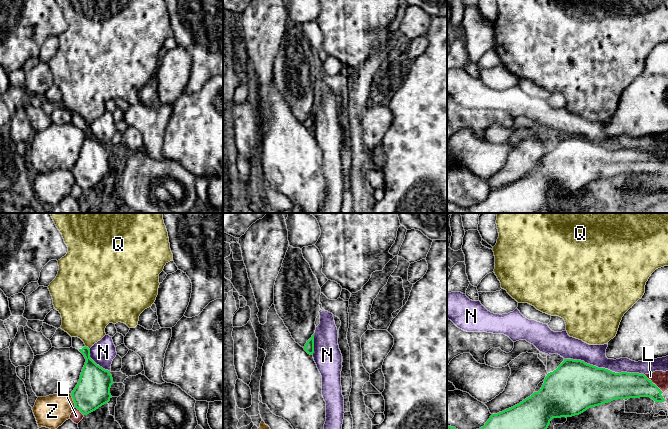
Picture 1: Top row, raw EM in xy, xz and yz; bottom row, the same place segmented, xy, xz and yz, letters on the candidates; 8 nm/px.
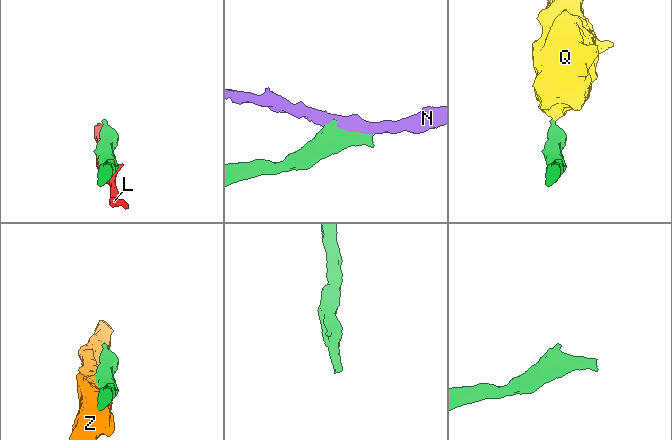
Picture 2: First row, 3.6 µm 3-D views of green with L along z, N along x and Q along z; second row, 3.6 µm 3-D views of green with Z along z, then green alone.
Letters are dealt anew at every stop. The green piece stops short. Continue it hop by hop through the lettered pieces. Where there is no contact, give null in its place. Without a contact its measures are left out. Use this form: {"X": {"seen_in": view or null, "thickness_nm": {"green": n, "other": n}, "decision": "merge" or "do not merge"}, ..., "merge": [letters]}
{"L": {"seen_in": "yz", "thickness_nm": {"green": 220, "other": 120}, "decision": "do not merge"}, "N": {"seen_in": "yz", "thickness_nm": {"green": 380, "other": 170}, "decision": "do not merge"}, "Q": {"seen_in": "xy", "thickness_nm": {"green": 200, "other": 360}, "decision": "do not merge"}, "Z": {"seen_in": "xy", "thickness_nm": {"green": 280, "other": 260}, "decision": "do not merge"}, "merge": []}

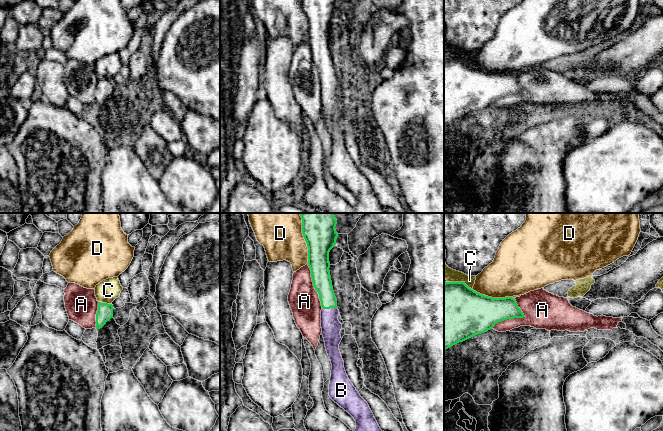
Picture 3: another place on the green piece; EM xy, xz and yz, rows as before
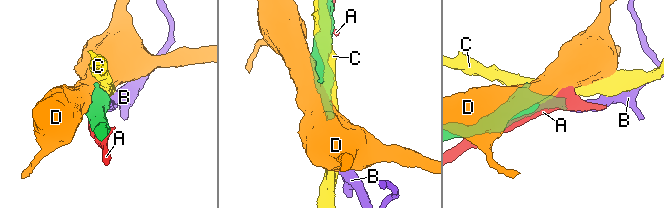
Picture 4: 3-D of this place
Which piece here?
{"A": {"seen_in": "yz", "thickness_nm": {"green": 240, "other": 300}, "decision": "do not merge"}, "B": {"seen_in": "xz", "thickness_nm": {"green": 150, "other": 160}, "decision": "merge"}, "C": {"seen_in": "xy", "thickness_nm": {"green": 130, "other": 180}, "decision": "do not merge"}, "D": {"seen_in": "xz", "thickness_nm": {"green": 240, "other": 280}, "decision": "do not merge"}, "merge": ["B"]}

